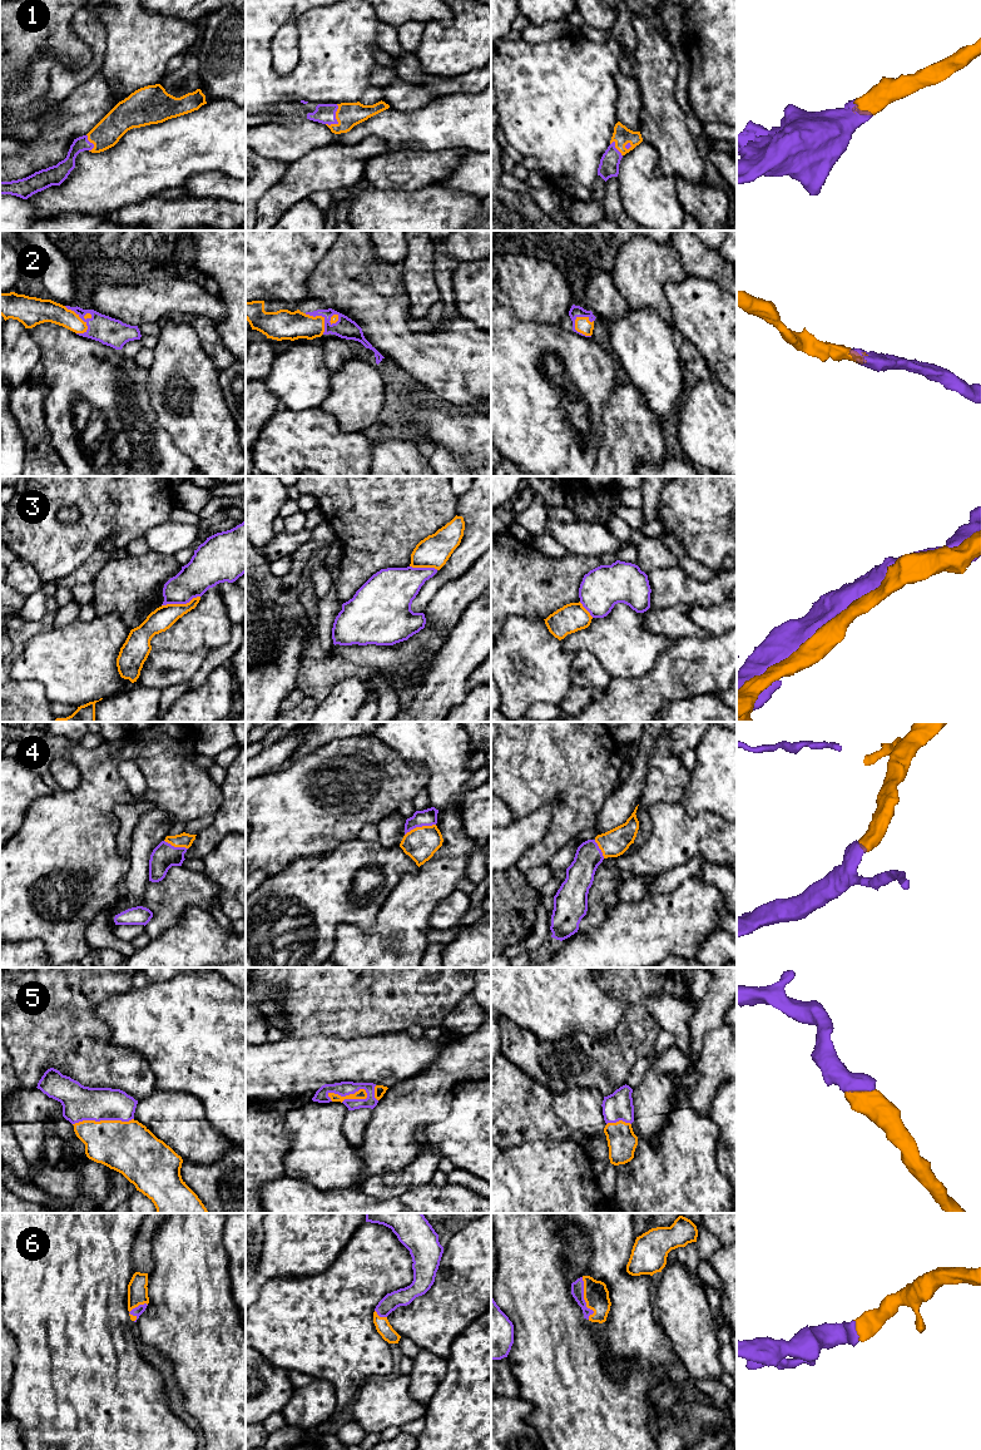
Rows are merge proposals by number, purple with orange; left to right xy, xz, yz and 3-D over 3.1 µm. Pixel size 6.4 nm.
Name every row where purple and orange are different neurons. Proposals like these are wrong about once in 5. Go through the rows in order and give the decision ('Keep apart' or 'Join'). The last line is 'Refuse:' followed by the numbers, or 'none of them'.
1: Join
2: Join
3: Join
4: Join
5: Join
6: Join
Refuse: none of them

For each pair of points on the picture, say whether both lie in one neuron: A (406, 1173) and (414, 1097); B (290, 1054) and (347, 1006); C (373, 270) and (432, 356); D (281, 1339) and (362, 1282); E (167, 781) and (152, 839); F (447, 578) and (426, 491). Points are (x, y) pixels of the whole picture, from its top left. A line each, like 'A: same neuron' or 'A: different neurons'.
A: different neurons
B: different neurons
C: same neuron
D: same neuron
E: different neurons
F: different neurons

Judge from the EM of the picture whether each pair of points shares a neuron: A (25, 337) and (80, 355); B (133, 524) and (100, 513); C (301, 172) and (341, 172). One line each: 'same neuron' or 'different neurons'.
A: different neurons
B: same neuron
C: same neuron

